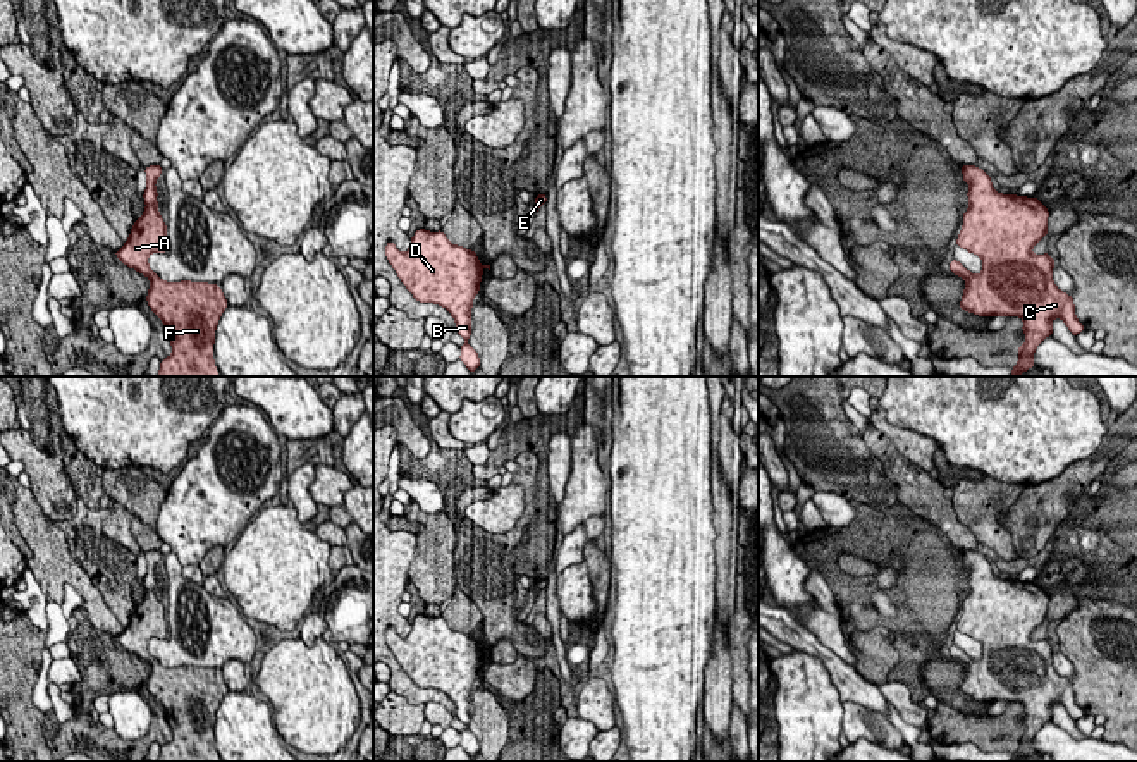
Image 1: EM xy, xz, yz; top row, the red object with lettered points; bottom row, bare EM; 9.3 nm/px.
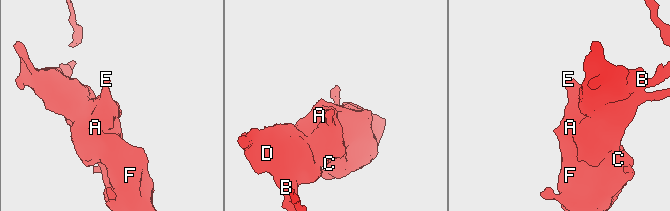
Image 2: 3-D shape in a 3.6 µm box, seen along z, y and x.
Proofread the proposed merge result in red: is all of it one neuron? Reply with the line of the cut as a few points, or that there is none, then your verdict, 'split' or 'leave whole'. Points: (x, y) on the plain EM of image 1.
cut none; leave whole

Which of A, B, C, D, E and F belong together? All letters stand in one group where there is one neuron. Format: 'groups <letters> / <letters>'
groups A B C D E F

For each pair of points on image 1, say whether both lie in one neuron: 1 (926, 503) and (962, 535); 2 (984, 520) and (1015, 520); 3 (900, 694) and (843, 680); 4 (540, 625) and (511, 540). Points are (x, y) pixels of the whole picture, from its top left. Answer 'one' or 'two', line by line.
1: one
2: two
3: two
4: two

